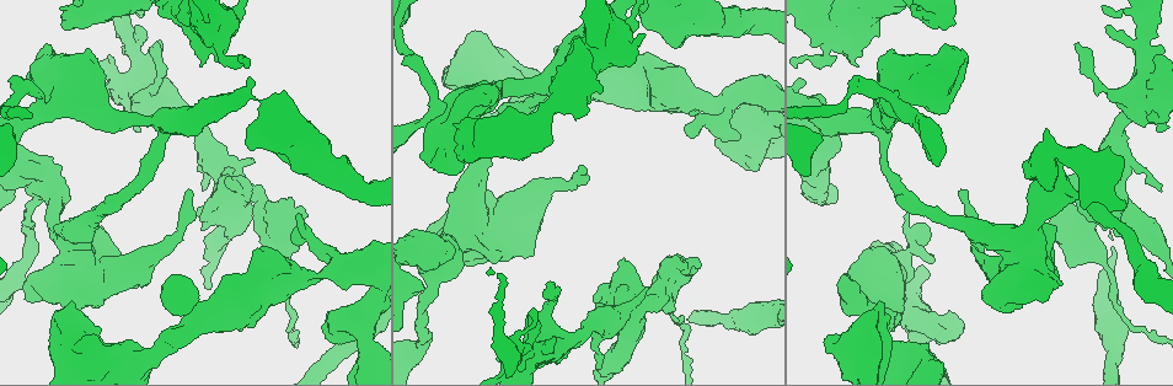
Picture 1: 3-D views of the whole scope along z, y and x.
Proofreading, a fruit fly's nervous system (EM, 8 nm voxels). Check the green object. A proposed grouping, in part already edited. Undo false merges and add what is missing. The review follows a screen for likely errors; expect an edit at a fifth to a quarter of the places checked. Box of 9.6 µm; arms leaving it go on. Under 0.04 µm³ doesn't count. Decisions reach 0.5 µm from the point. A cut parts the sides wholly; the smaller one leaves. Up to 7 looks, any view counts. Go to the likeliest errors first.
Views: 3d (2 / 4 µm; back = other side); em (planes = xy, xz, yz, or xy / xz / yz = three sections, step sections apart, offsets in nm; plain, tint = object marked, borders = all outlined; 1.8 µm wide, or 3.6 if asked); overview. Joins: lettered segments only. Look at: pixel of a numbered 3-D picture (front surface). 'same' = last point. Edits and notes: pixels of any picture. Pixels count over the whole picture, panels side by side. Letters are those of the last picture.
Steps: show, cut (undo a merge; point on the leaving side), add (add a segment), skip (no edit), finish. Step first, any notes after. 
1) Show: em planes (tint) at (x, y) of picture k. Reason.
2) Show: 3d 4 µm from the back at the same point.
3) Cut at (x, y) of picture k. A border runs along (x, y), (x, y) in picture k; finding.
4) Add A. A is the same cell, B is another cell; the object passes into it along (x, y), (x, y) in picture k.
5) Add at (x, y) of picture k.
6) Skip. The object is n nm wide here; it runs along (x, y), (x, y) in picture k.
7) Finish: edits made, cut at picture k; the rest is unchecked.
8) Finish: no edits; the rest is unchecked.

Show: 3d 4 µm at (900, 108) of picture 1. Sudden change in width.

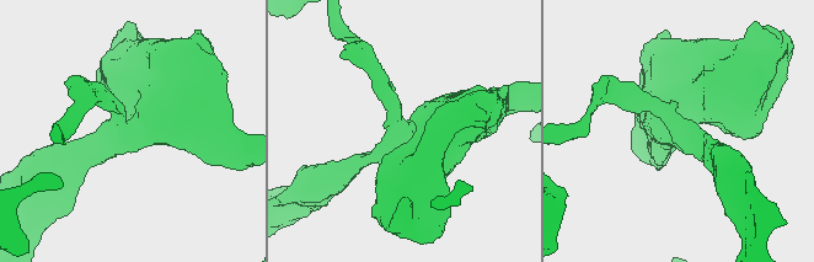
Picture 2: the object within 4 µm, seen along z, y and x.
Show: em xy step 4 (tint) at (675, 133) of picture 2. 3 arms meet here; now the EM.

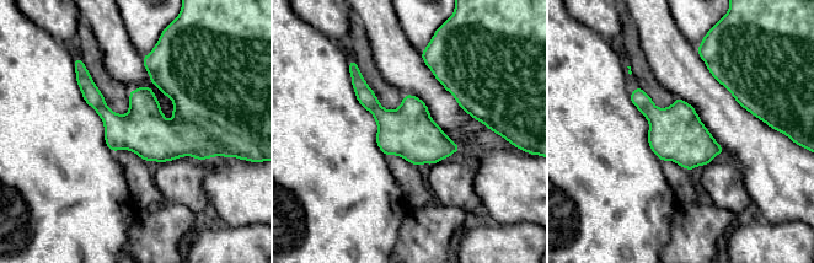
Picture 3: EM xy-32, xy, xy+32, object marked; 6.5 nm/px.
Show: em planes (borders) at the same point.

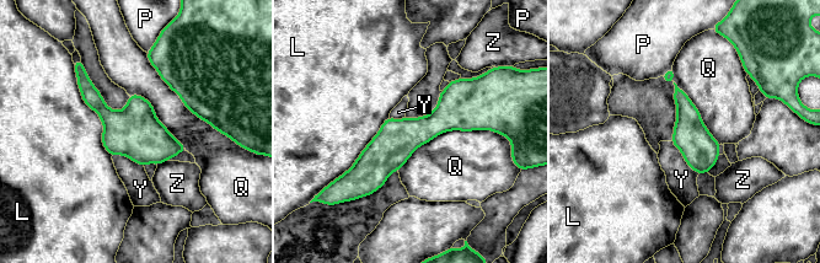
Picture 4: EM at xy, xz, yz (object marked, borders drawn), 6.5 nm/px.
Skip. The object is 240 nm wide here; L, P, Q, Y and Z are other cells; a border runs along (496, 132), (445, 130), (397, 170) in picture 4; continuous, no second neuron.

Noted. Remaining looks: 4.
Show: 3d 4 µm at (1032, 250) of picture 1. Sudden change in width.

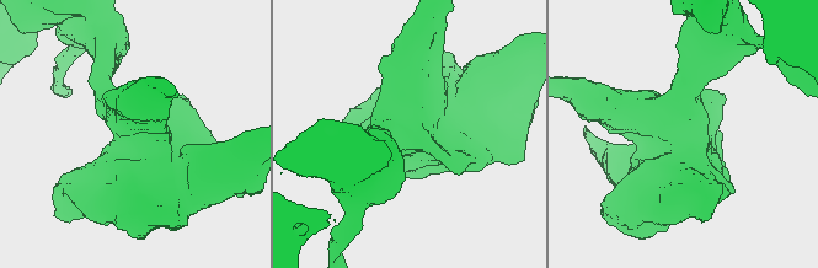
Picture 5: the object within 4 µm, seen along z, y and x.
Show: em 3.6 µm planes (borders) at (429, 137) of picture 5. Need the tissue.

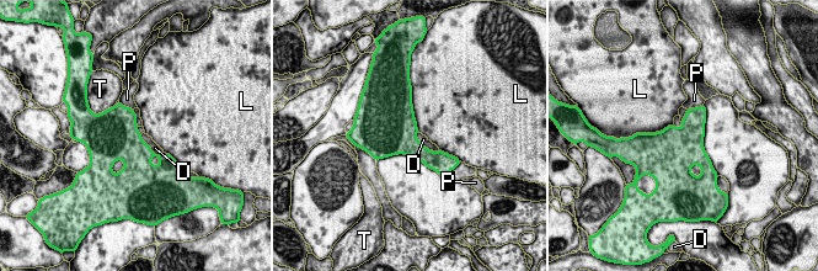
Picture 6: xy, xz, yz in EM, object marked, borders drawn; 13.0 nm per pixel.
Skip. D, L, P and T are other cells; a border runs along (416, 133), (426, 147), (438, 150) in picture 6; all the same neuron.

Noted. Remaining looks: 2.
Show: 3d 2 µm at (528, 317) of picture 1. Free end.

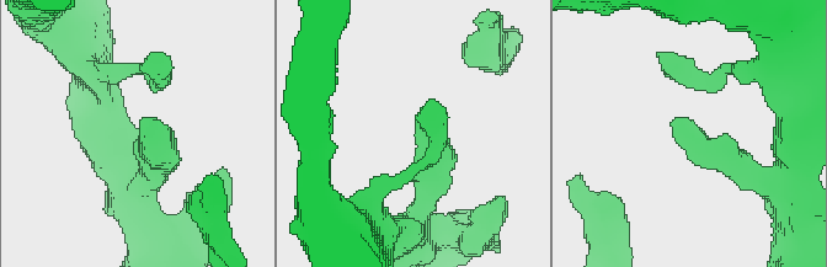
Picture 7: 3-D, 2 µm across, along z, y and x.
Show: em planes (borders) at (676, 119) of picture 7.

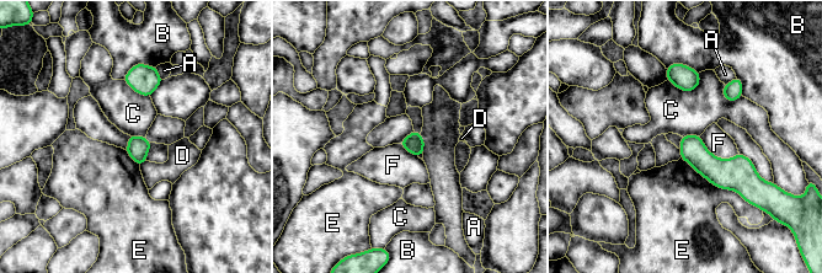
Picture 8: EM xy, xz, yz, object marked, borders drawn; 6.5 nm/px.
Skip. The object is 130 nm wide here; A, B, C, D, E and F are other cells; a border runs along (700, 76), (692, 90), (667, 79) in picture 8; none of them fits.

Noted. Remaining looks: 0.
Finish: no edits; the rest is unchecked.

